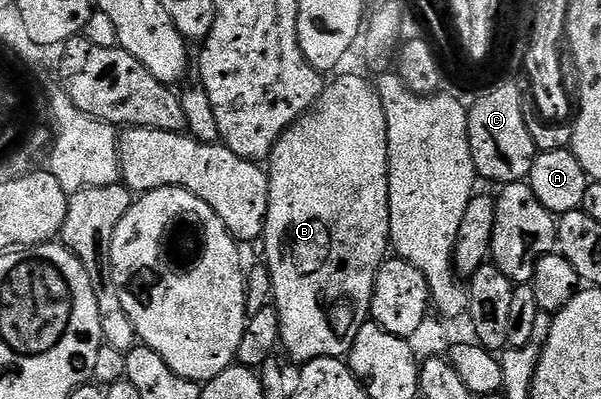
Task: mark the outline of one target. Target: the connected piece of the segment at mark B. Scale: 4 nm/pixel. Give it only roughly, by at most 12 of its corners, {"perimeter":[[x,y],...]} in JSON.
{"perimeter":[[360,74],[266,166],[296,364],[344,358],[389,257],[388,129]]}

